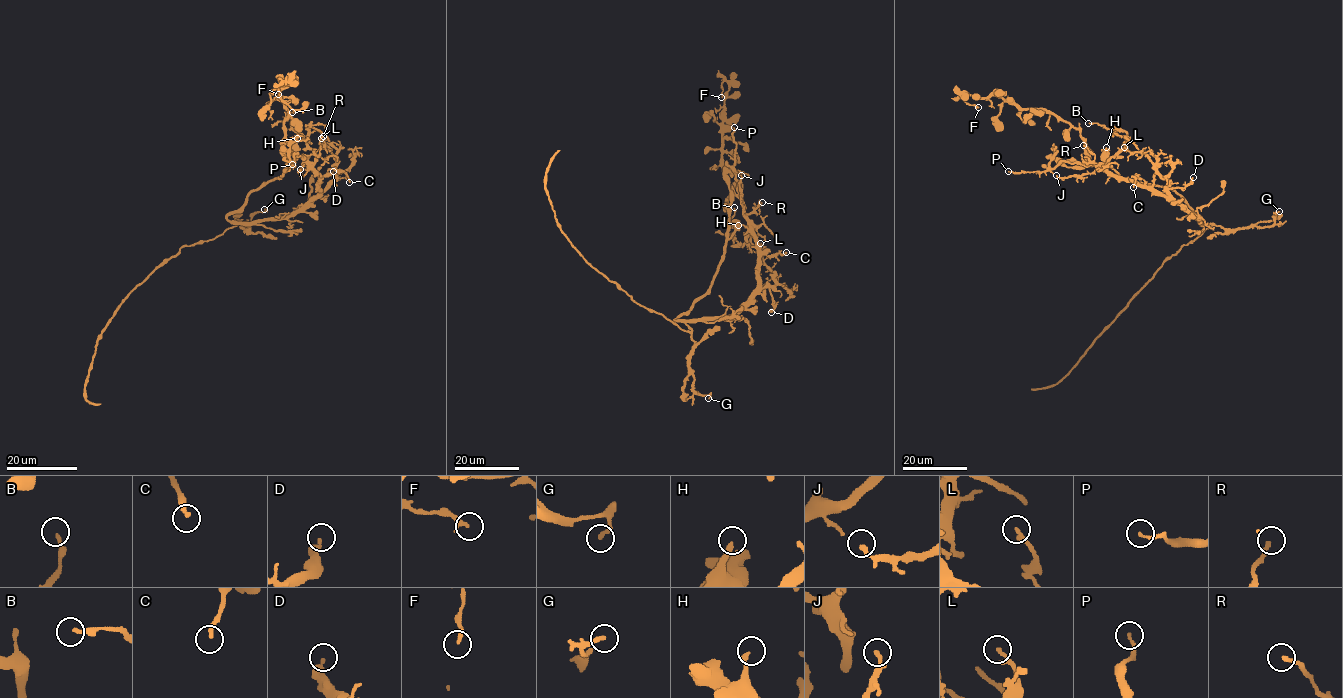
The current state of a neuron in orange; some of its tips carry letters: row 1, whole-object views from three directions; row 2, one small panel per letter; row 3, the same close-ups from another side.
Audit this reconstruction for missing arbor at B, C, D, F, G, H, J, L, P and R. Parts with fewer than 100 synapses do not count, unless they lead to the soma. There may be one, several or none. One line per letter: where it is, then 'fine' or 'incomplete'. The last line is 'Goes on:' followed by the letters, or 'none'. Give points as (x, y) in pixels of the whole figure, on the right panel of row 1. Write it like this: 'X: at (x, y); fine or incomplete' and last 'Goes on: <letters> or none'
B: at (1088, 123); fine
C: at (1133, 187); fine
D: at (1193, 177); fine
F: at (978, 107); fine
G: at (1279, 211); fine
H: at (1106, 147); fine
J: at (1056, 175); fine
L: at (1124, 147); fine
P: at (1008, 171); fine
R: at (1083, 145); fine
Goes on: none

